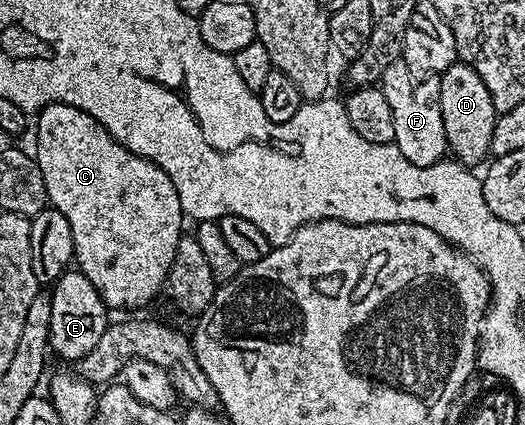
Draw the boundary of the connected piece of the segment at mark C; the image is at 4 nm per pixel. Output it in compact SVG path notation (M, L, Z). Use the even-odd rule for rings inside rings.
M51 103L40 110L34 119L34 131L36 127L36 151L34 150L34 158L38 166L42 169L42 181L46 181L46 193L51 206L58 209L58 213L62 213L62 217L66 217L66 221L70 221L70 231L74 233L74 256L75 266L90 281L90 285L94 285L94 289L98 289L98 293L104 299L105 307L120 311L128 311L124 313L136 313L139 307L144 307L159 291L165 290L168 274L170 273L170 265L174 261L174 253L178 249L178 241L182 232L185 230L186 216L182 205L178 201L178 189L174 189L174 181L165 173L158 165L154 165L146 157L142 157L138 153L134 153L130 149L126 149L116 140L110 132L101 125L94 117L90 117L90 113L82 113L82 109L78 109L74 105L66 105L65 103Z

